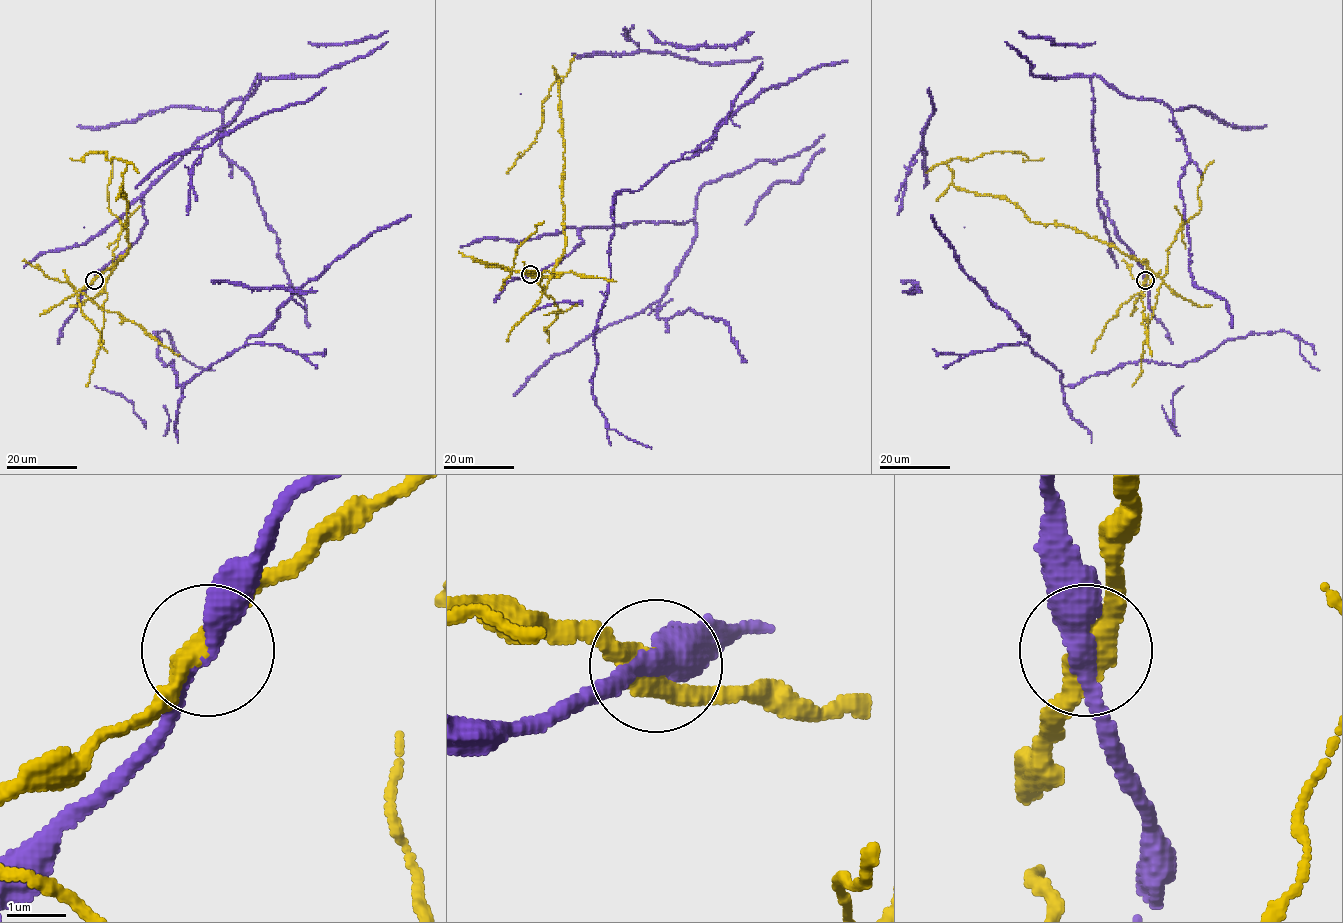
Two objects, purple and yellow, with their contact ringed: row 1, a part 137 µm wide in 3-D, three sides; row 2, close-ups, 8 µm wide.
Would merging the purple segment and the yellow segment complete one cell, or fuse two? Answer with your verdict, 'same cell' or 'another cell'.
another cell

